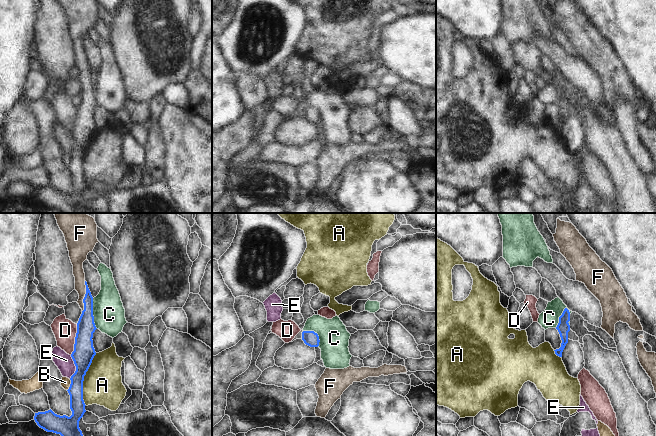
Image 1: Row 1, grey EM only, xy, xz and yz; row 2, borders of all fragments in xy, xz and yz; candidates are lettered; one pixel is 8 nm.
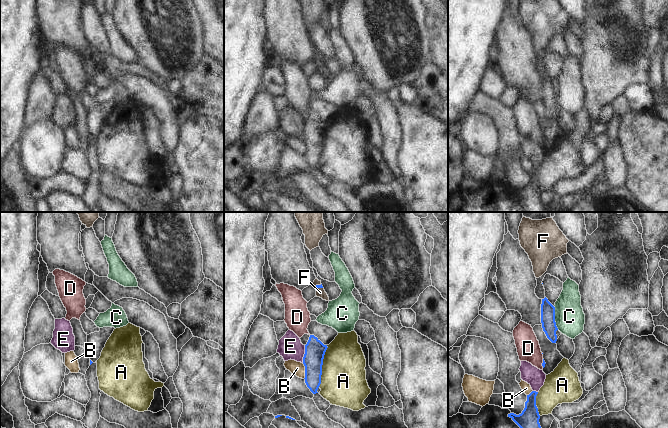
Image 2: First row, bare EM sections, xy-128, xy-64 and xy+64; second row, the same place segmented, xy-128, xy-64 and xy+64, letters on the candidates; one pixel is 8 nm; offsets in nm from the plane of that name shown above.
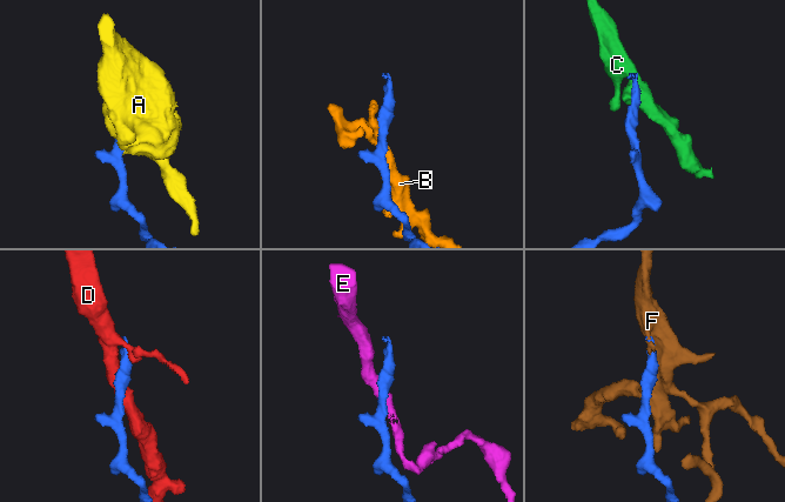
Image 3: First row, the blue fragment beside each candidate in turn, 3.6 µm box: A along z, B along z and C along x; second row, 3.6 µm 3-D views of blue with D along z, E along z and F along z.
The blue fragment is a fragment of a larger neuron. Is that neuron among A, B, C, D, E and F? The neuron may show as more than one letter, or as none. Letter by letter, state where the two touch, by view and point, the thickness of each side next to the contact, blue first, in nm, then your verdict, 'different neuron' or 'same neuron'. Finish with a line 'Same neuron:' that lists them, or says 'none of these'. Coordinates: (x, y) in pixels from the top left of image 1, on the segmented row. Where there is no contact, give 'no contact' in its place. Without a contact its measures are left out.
A: contact xy (83, 379); calibres 170 and 320 nm; different neuron
B: contact xy (70, 385); calibres 160 and 80 nm; different neuron
C: contact xy (92, 313); calibres 150 and 260 nm; different neuron
D: contact xy (75, 339); calibres 170 and 180 nm; different neuron
E: contact xy (76, 367); calibres 170 and 140 nm; different neuron
F: contact xy (85, 296); calibres 150 and 90 nm; same neuron
Same neuron: F

